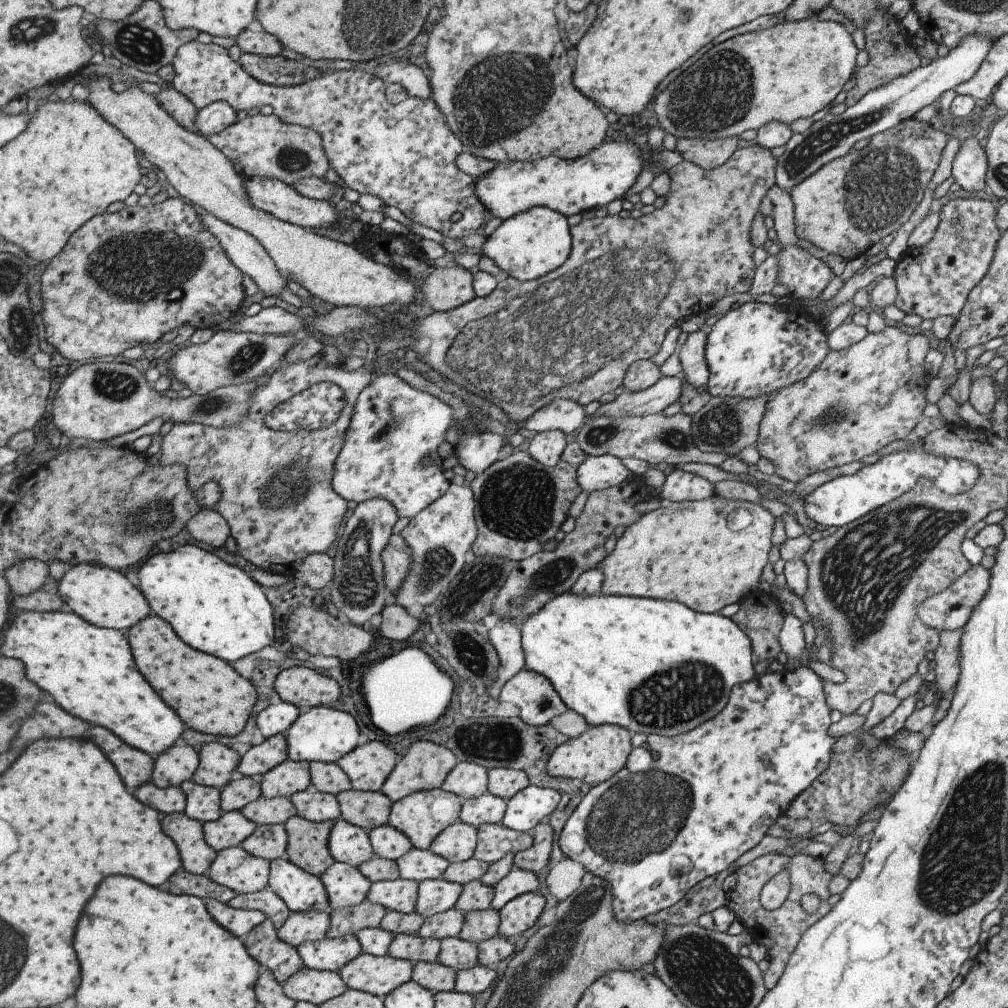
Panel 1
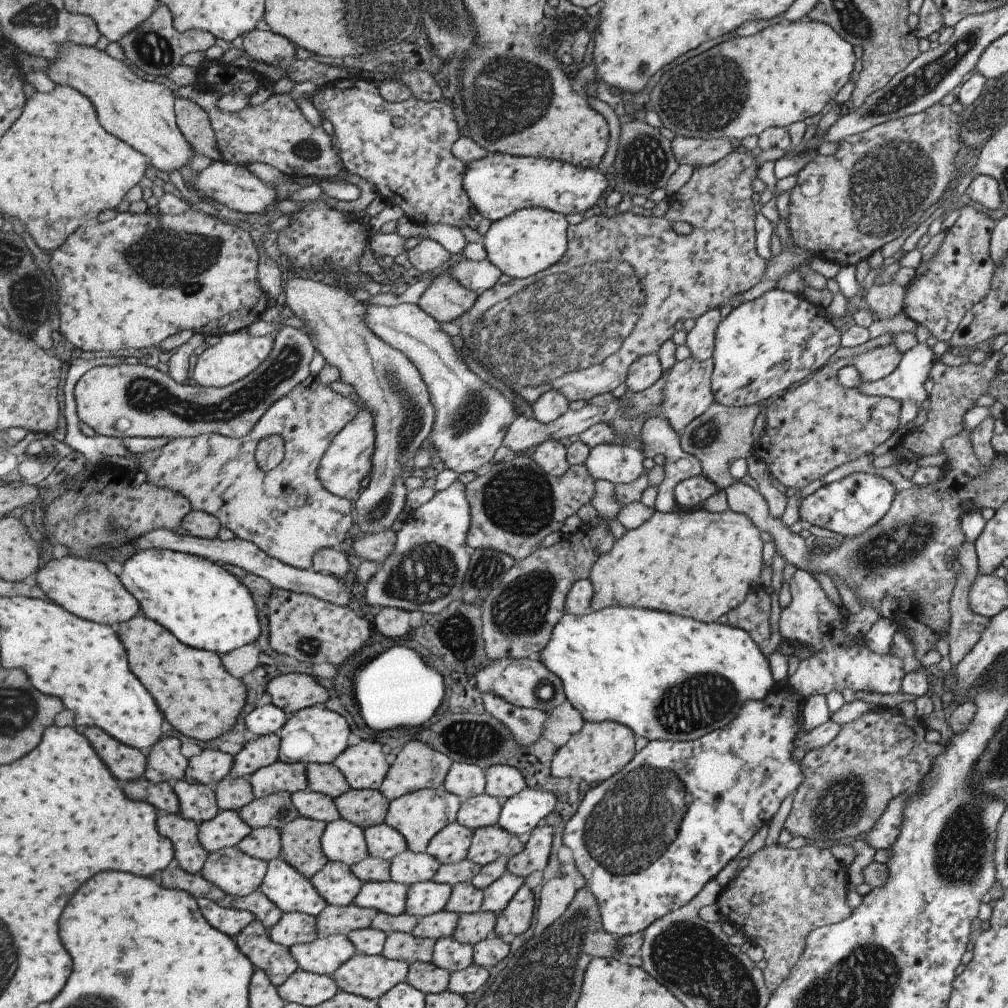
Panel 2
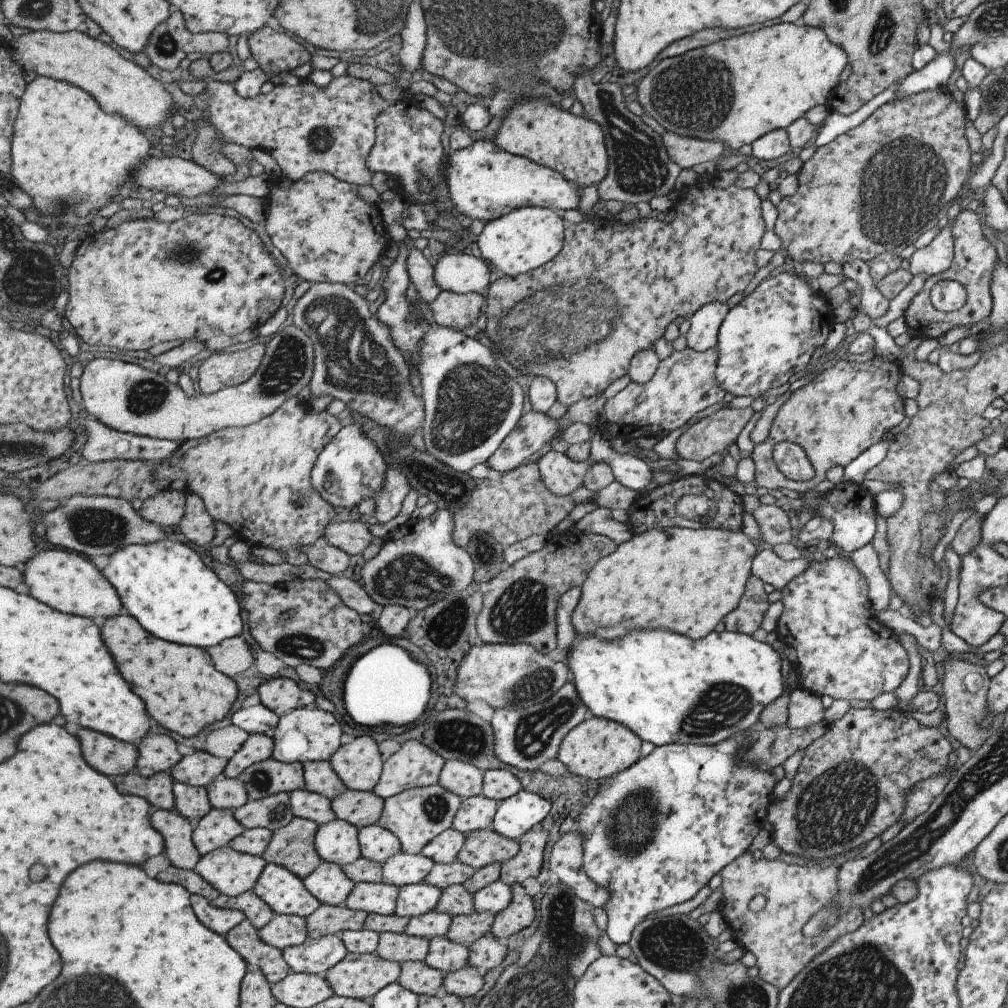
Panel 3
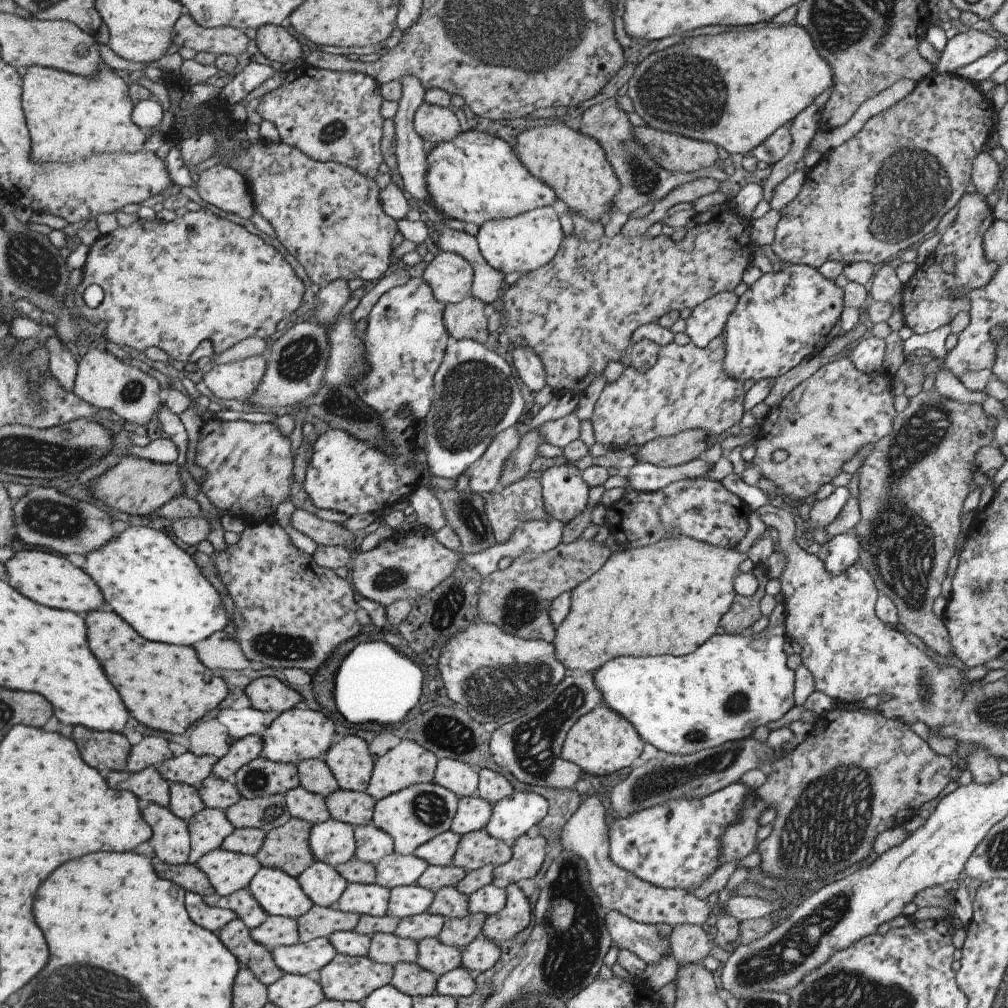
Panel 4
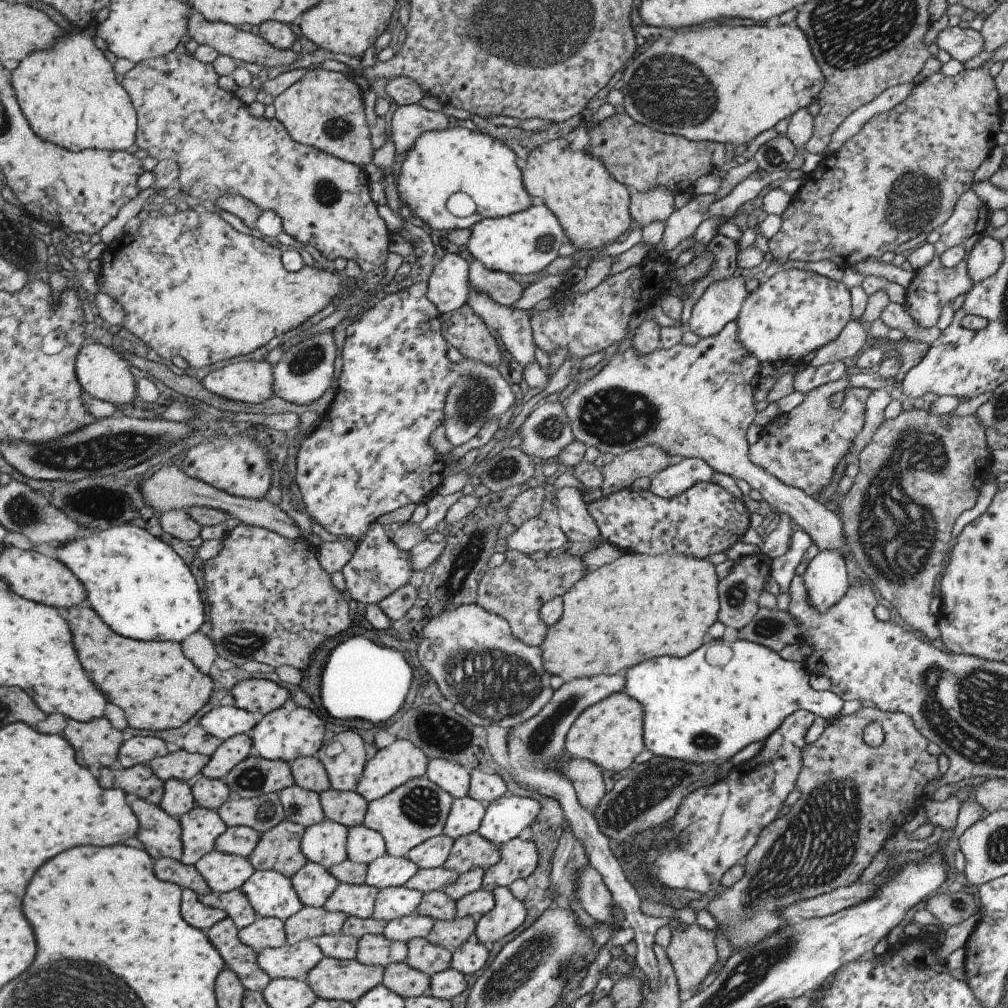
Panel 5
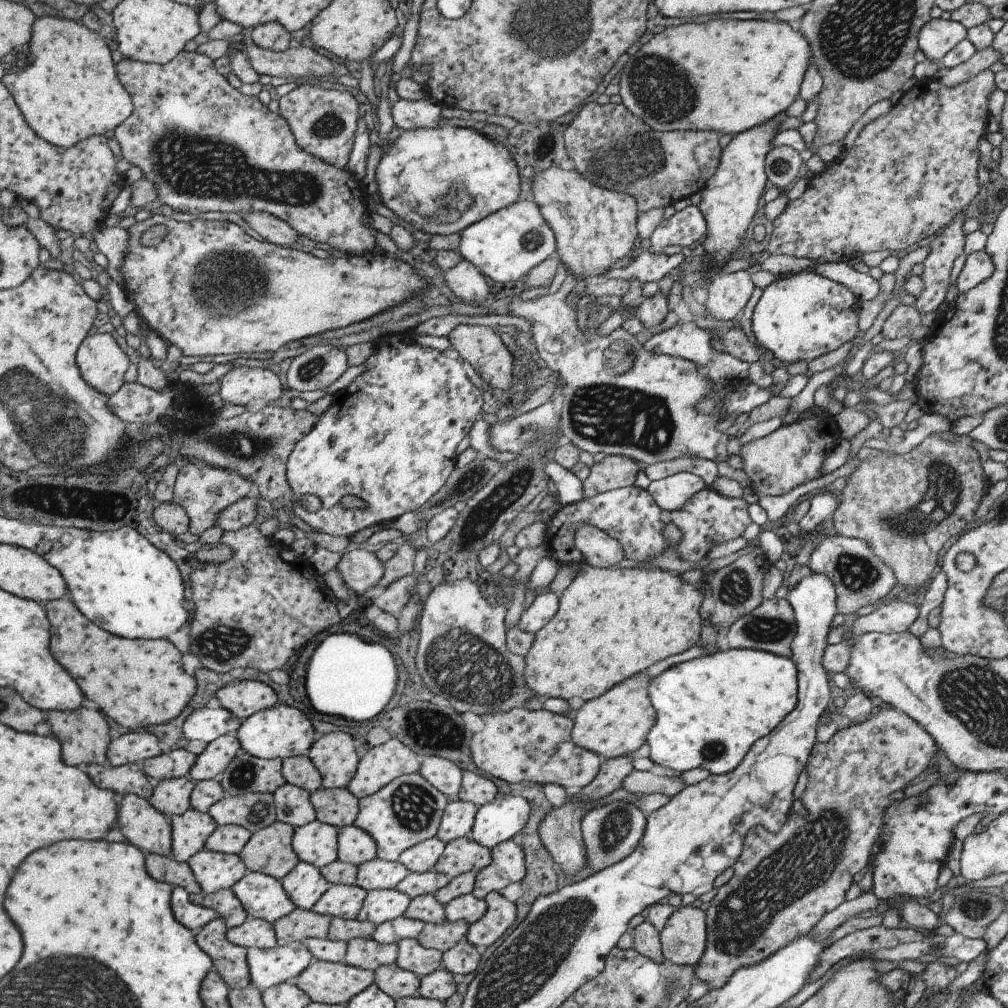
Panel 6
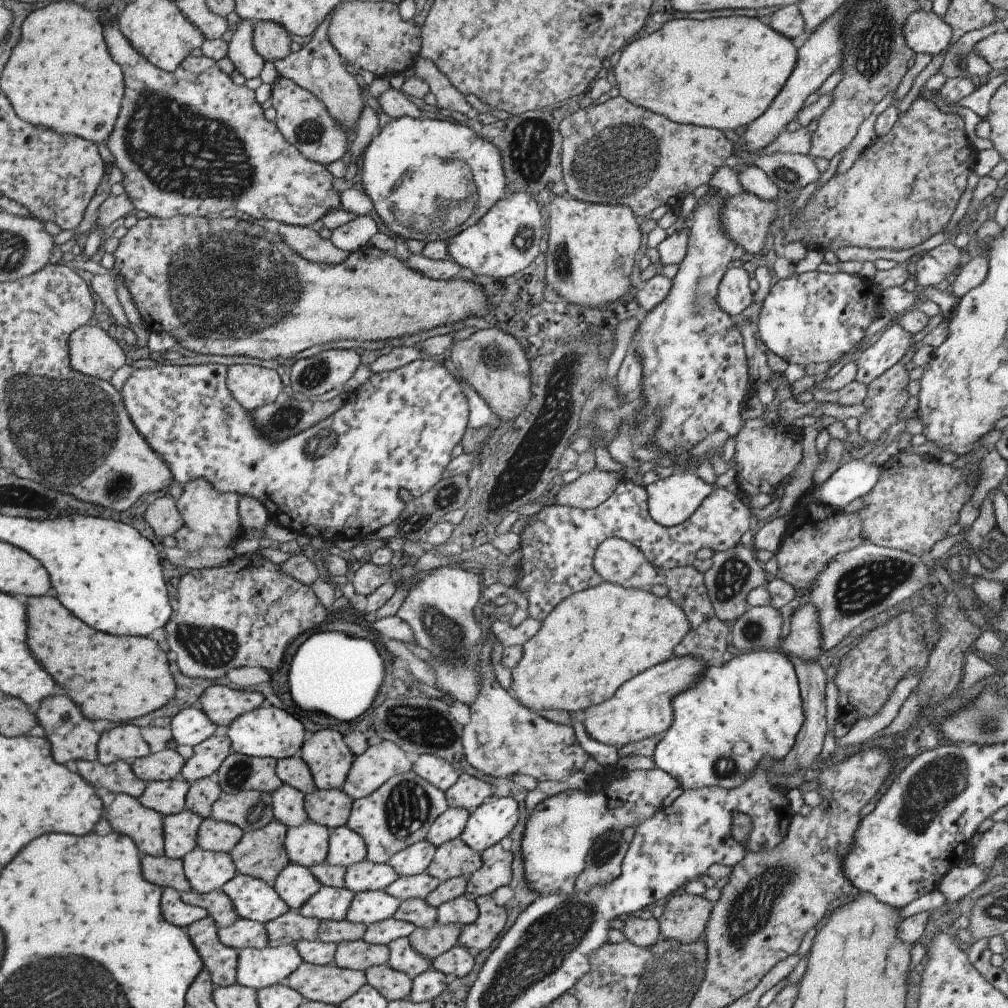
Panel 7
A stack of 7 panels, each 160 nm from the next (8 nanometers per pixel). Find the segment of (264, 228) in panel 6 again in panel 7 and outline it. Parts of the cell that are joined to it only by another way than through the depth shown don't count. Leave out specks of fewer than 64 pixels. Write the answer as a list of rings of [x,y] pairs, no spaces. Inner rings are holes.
[[[281,223],[276,232],[287,246],[312,262],[341,264],[349,258],[349,252],[341,251],[331,239],[323,238],[315,229]]]

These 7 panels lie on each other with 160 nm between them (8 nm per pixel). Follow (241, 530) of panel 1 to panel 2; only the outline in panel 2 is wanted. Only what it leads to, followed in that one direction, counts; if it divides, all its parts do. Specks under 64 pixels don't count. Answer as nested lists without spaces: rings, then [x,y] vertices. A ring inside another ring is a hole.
[[[310,376],[305,383],[293,389],[291,394],[276,402],[247,436],[233,438],[222,434],[204,434],[184,439],[179,437],[171,439],[163,448],[145,454],[133,454],[127,450],[124,456],[106,456],[101,466],[117,466],[119,469],[115,470],[133,473],[143,471],[147,482],[190,498],[193,510],[215,515],[222,526],[230,528],[237,538],[254,542],[272,559],[298,569],[311,569],[314,556],[322,548],[346,546],[351,537],[355,521],[353,504],[349,499],[334,495],[323,486],[318,468],[334,438],[358,416],[361,409],[359,402],[354,402],[355,398],[353,401],[352,398],[343,398],[331,385],[325,387],[317,384],[315,377]],[[273,434],[278,434],[284,441],[284,458],[274,469],[263,472],[257,466],[254,450],[257,450],[263,438],[269,438]]]

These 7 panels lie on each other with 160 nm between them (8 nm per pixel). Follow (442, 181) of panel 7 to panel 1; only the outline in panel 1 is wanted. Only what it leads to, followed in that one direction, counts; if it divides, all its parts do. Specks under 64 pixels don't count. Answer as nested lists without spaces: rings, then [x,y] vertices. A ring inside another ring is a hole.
[[[617,133],[616,137],[621,136],[621,140],[624,141],[603,141],[597,148],[576,159],[548,156],[536,161],[495,163],[494,169],[479,175],[476,180],[476,194],[479,202],[485,207],[488,216],[505,220],[533,207],[547,207],[568,217],[571,214],[579,214],[583,210],[605,206],[615,198],[622,199],[627,188],[633,184],[635,177],[639,174],[643,162],[641,152],[637,151],[630,142],[626,142],[622,135]]]

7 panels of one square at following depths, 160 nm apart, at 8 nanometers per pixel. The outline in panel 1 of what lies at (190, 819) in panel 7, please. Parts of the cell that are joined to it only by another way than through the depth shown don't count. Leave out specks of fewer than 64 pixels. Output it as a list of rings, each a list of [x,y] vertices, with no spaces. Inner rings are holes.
[[[229,811],[223,813],[216,821],[204,823],[206,841],[219,852],[229,847],[243,845],[247,837],[255,832],[258,825],[242,811]]]

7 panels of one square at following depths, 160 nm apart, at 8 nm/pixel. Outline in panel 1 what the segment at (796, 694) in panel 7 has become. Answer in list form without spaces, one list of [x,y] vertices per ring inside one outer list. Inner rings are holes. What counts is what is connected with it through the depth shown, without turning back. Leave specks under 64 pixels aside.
[[[567,592],[552,598],[535,614],[529,615],[519,630],[520,645],[524,654],[524,667],[547,678],[555,692],[558,692],[559,698],[566,708],[574,710],[579,716],[582,716],[587,726],[591,727],[605,723],[616,724],[631,730],[631,732],[646,735],[654,734],[662,737],[682,735],[719,714],[728,701],[732,686],[737,683],[749,682],[757,676],[753,671],[751,640],[729,617],[723,617],[719,614],[697,614],[697,612],[685,608],[683,604],[665,602],[661,599],[603,595],[601,592],[581,598]]]

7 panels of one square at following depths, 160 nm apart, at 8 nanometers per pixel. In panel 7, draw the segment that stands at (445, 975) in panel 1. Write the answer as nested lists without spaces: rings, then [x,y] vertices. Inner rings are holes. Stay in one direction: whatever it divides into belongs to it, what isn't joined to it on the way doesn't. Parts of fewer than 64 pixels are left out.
[[[388,964],[372,967],[366,974],[368,984],[377,988],[390,1002],[409,999],[413,992],[414,979]]]

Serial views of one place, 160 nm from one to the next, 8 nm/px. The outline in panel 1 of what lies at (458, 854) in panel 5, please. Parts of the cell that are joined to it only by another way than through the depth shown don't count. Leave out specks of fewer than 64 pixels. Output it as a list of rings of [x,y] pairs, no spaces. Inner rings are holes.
[[[501,824],[478,826],[479,842],[474,856],[490,865],[507,853],[521,853],[531,846],[533,837],[526,832],[519,832]]]

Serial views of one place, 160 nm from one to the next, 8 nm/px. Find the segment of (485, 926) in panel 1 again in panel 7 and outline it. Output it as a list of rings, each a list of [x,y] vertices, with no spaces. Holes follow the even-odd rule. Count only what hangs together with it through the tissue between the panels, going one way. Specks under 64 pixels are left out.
[[[458,923],[437,925],[433,928],[418,928],[409,936],[411,945],[419,954],[437,959],[451,948],[460,945],[462,926]]]

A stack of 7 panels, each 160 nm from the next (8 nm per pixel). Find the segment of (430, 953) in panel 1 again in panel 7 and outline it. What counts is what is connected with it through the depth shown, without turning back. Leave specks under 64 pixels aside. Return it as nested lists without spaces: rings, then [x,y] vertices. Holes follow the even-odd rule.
[[[367,940],[348,941],[338,945],[335,964],[343,969],[367,971],[378,965],[387,965],[391,958],[388,945],[370,944]]]

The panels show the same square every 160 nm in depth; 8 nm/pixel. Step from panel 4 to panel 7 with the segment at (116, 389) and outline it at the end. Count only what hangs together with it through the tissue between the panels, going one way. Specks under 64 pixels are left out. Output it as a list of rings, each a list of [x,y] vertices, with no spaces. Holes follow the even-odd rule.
[[[96,323],[75,330],[69,346],[75,371],[102,381],[110,381],[127,358],[127,347]]]

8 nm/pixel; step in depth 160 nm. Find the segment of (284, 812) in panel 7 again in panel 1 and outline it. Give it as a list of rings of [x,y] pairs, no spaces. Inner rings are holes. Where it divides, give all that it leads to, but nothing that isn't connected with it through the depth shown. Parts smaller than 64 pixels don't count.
[[[313,785],[291,798],[297,807],[299,816],[310,821],[338,821],[342,810],[338,795],[319,792]]]

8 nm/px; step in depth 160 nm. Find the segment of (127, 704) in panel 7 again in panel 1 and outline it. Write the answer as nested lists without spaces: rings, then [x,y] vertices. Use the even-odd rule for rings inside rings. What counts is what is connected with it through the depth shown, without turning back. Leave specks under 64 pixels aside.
[[[149,614],[126,634],[131,638],[139,670],[143,670],[143,676],[163,694],[163,700],[167,700],[187,726],[215,736],[235,736],[245,730],[257,704],[258,691],[229,662],[191,648],[177,636],[170,622],[155,614]]]

